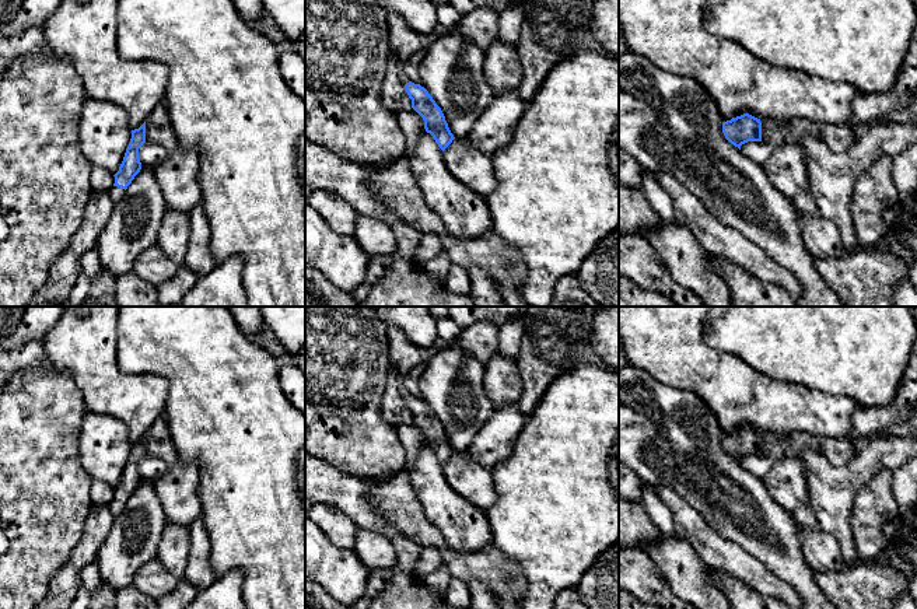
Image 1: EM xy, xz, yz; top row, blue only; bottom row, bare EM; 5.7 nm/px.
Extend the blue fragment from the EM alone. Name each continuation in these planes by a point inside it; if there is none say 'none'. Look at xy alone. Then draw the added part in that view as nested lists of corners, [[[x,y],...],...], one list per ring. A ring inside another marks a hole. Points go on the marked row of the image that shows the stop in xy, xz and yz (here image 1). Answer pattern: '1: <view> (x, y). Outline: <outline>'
1: xy (116, 193). Outline: [[[112,186],[108,193],[109,193],[111,200],[112,200],[113,203],[118,203],[119,200],[123,199],[123,196],[125,196],[125,189],[118,188],[118,186]]]

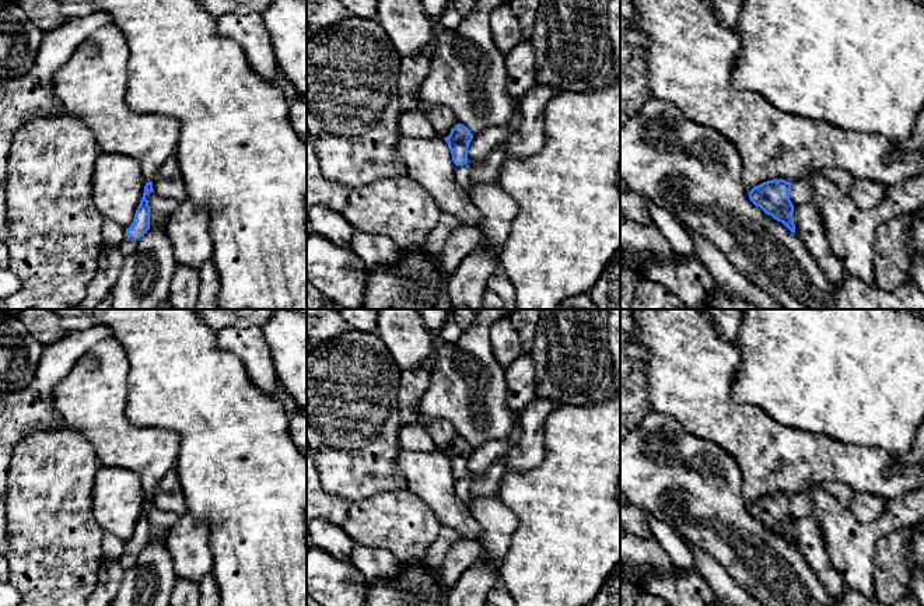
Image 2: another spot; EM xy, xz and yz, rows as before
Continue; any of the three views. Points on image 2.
1: xy (129, 245). Outline: [[[125,230],[125,235],[123,235],[123,241],[120,242],[120,245],[118,246],[120,253],[127,258],[129,255],[134,253],[139,245],[139,239],[133,239],[132,237],[129,237],[126,234]]]

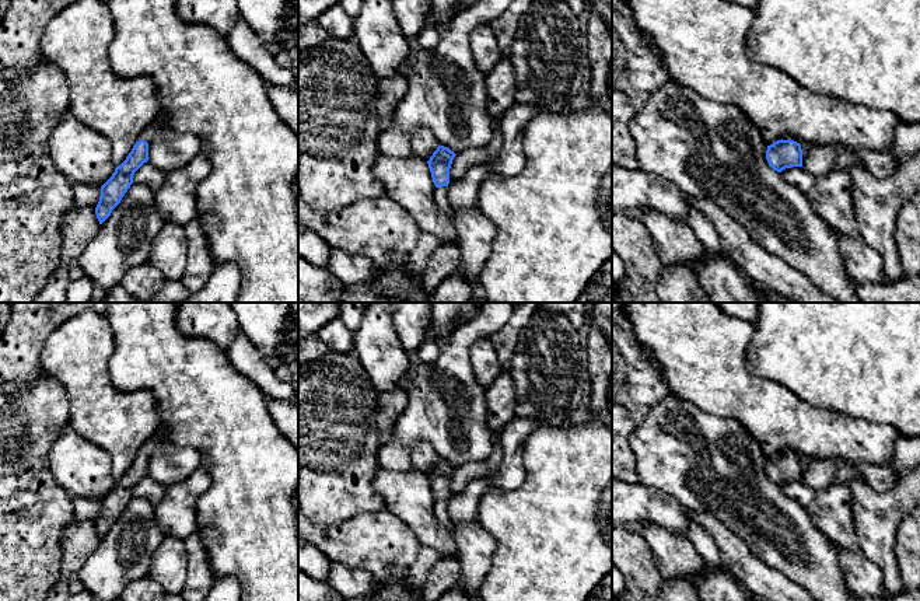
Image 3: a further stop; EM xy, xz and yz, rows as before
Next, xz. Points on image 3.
none

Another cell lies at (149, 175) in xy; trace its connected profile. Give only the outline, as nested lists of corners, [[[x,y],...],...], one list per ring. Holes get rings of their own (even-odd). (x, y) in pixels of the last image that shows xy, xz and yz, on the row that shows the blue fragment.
[[[147,161],[134,172],[133,184],[147,185],[155,192],[164,184],[167,175],[168,174],[157,170]]]

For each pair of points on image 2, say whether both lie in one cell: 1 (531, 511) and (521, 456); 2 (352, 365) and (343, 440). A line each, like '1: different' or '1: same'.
1: different
2: same

